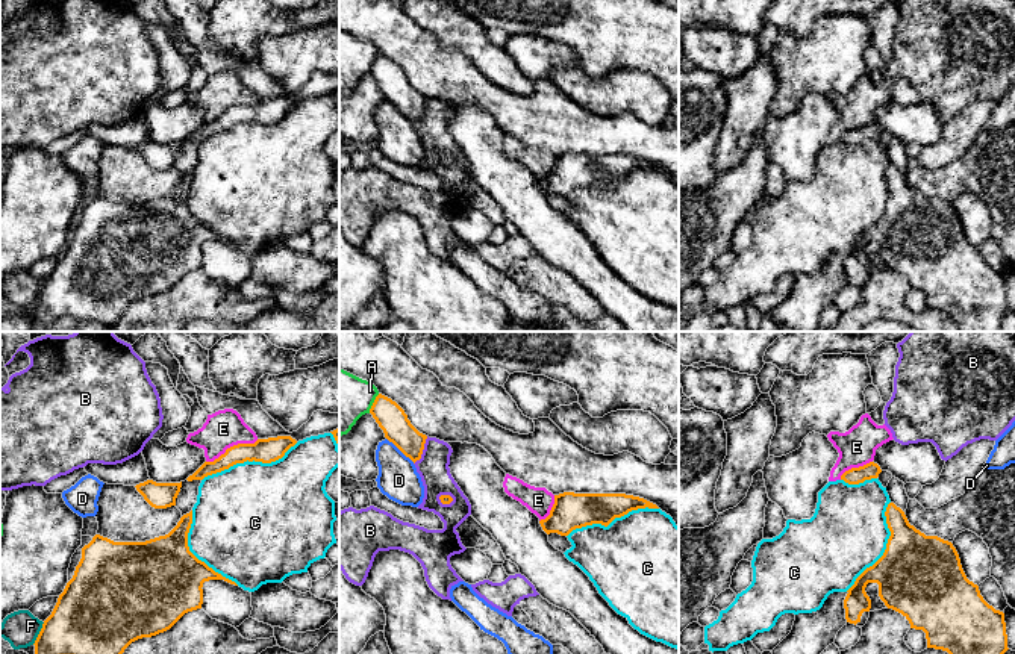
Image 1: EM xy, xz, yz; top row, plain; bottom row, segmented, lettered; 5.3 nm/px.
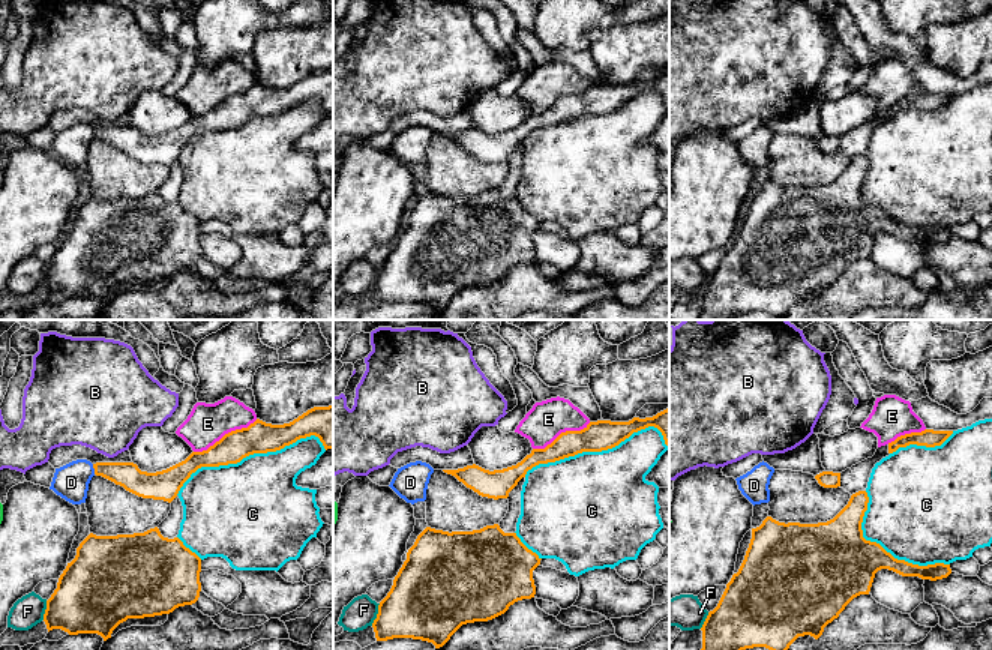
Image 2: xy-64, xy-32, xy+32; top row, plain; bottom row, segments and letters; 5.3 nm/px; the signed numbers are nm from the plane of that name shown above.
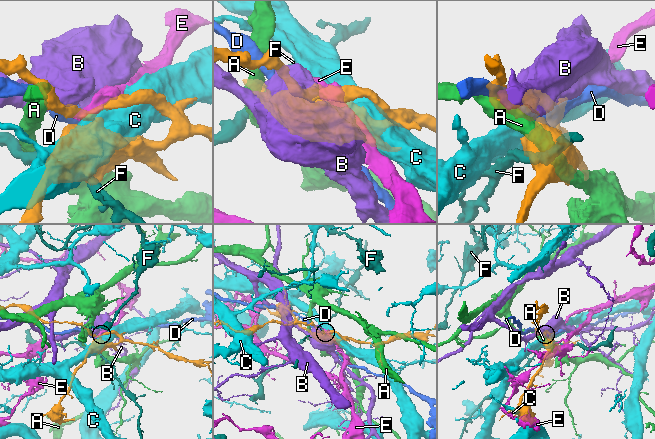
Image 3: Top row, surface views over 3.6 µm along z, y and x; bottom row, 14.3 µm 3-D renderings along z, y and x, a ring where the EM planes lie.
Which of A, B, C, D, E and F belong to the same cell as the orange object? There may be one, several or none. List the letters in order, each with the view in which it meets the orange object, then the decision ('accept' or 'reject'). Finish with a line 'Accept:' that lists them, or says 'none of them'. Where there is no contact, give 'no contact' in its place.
A: meets orange in xz; reject
B: meets orange in xz; reject
C: meets orange in xy; reject
D: meets orange in xz; reject
E: meets orange in xy; reject
F: meets orange in xy; reject
Accept: none of them

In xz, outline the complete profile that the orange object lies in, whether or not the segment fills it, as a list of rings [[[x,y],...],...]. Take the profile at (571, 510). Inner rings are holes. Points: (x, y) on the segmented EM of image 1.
[[[574,494],[554,495],[550,515],[541,519],[542,530],[568,536],[573,530],[592,524],[607,527],[615,518],[621,518],[638,509],[659,509],[656,504],[626,494]]]

